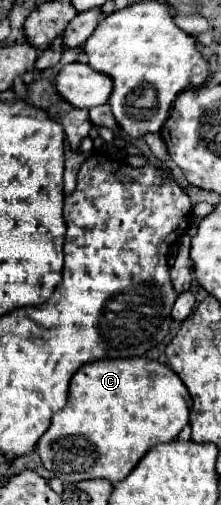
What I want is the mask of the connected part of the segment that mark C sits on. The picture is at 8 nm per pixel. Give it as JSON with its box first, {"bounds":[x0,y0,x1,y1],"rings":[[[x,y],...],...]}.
{"bounds":[38,358,192,484],"rings":[[[108,358],[84,364],[70,382],[66,406],[52,416],[48,432],[38,440],[38,454],[46,470],[64,484],[106,478],[112,484],[122,482],[140,458],[160,442],[172,442],[188,424],[192,412],[192,396],[180,376],[166,364],[150,358]]]}

